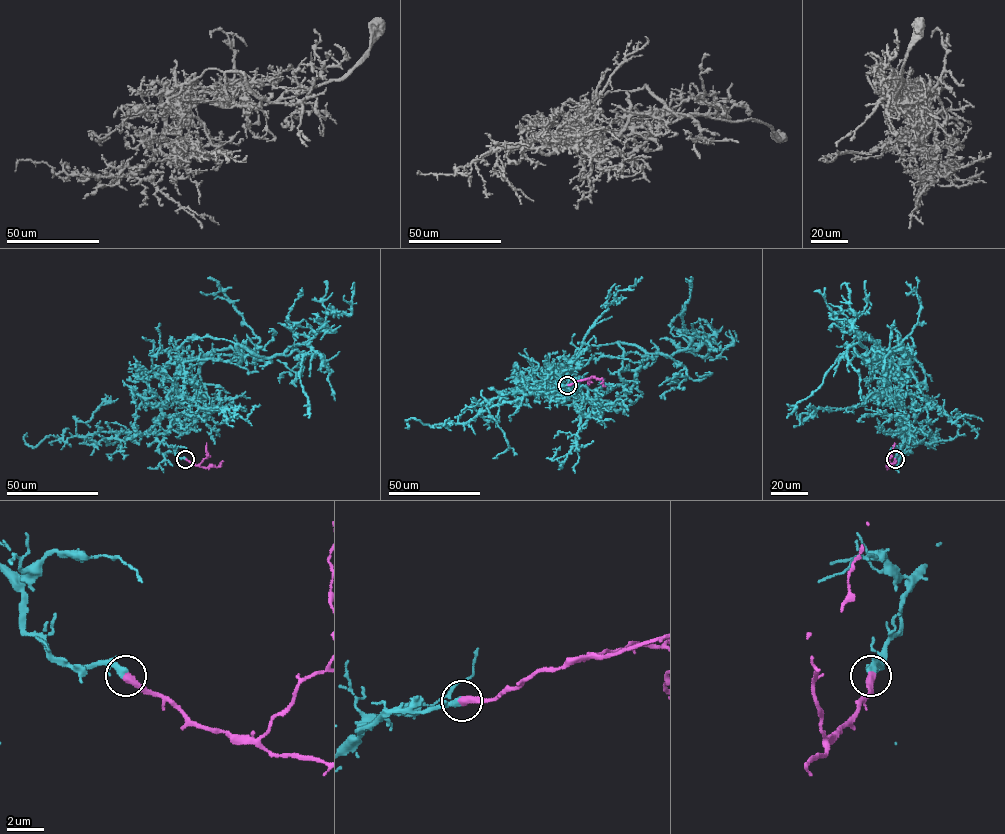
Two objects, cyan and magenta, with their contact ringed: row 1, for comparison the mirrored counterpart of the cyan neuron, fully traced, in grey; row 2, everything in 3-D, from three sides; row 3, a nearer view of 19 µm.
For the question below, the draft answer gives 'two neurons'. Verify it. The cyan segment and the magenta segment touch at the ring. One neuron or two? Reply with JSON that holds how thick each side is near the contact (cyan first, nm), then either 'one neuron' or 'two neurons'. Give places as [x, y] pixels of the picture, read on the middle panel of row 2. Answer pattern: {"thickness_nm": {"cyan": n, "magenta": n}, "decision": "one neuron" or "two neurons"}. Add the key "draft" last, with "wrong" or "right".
{"thickness_nm": {"cyan": 280, "magenta": 440}, "decision": "one neuron", "draft": "wrong"}

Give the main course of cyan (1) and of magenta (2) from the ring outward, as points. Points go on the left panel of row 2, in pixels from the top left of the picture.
1: (185, 459), (155, 428), (186, 360), (247, 348), (263, 359), (306, 343), (299, 377), (309, 418)
2: (185, 459), (208, 467), (220, 466), (223, 461)

